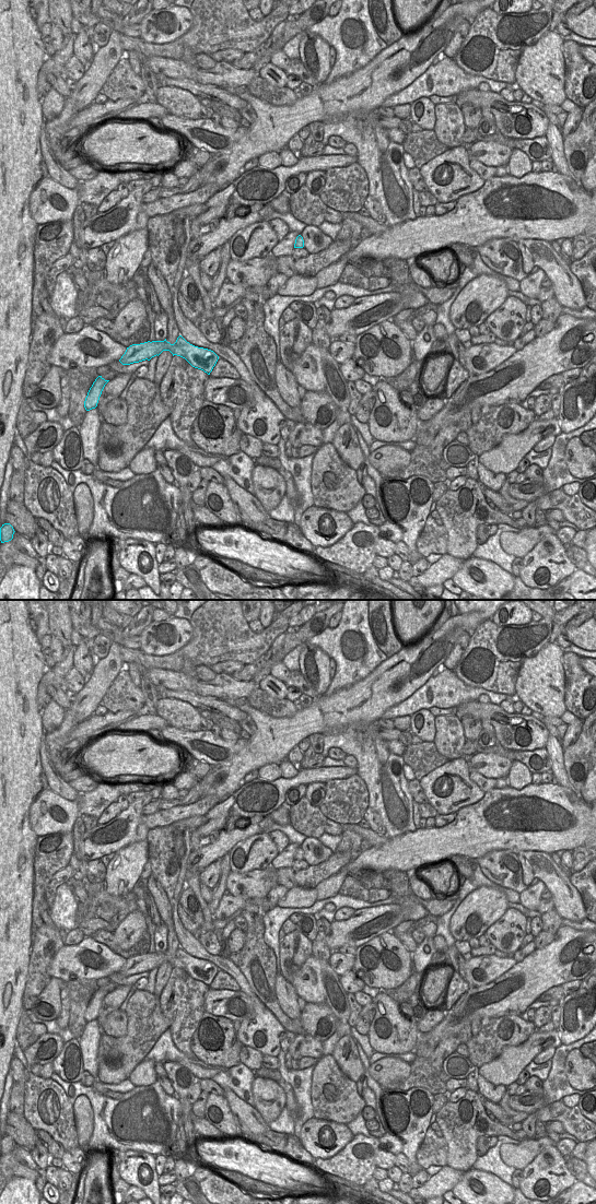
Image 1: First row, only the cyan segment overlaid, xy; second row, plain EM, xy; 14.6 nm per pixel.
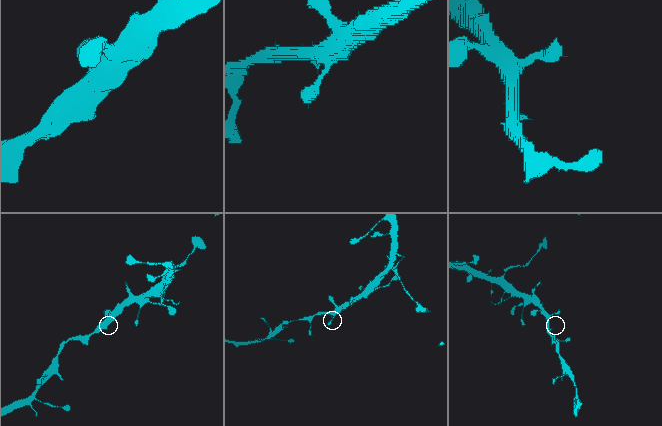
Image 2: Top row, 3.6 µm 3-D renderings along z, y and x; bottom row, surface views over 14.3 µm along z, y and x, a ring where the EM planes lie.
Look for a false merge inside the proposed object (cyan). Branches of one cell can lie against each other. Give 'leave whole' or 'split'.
leave whole

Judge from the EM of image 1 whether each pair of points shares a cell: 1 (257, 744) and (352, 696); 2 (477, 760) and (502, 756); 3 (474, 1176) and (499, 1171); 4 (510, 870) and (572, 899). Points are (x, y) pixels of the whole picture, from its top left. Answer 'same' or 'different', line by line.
1: same
2: same
3: different
4: different

